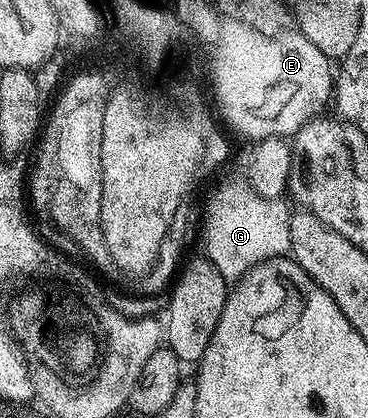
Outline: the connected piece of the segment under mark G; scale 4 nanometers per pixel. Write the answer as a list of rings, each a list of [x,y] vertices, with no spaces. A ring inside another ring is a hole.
[[[247,181],[242,183],[223,183],[211,195],[207,203],[207,216],[203,219],[203,247],[206,258],[229,281],[238,281],[258,263],[267,259],[278,259],[286,256],[291,250],[291,217],[292,212],[278,198],[261,196]]]

